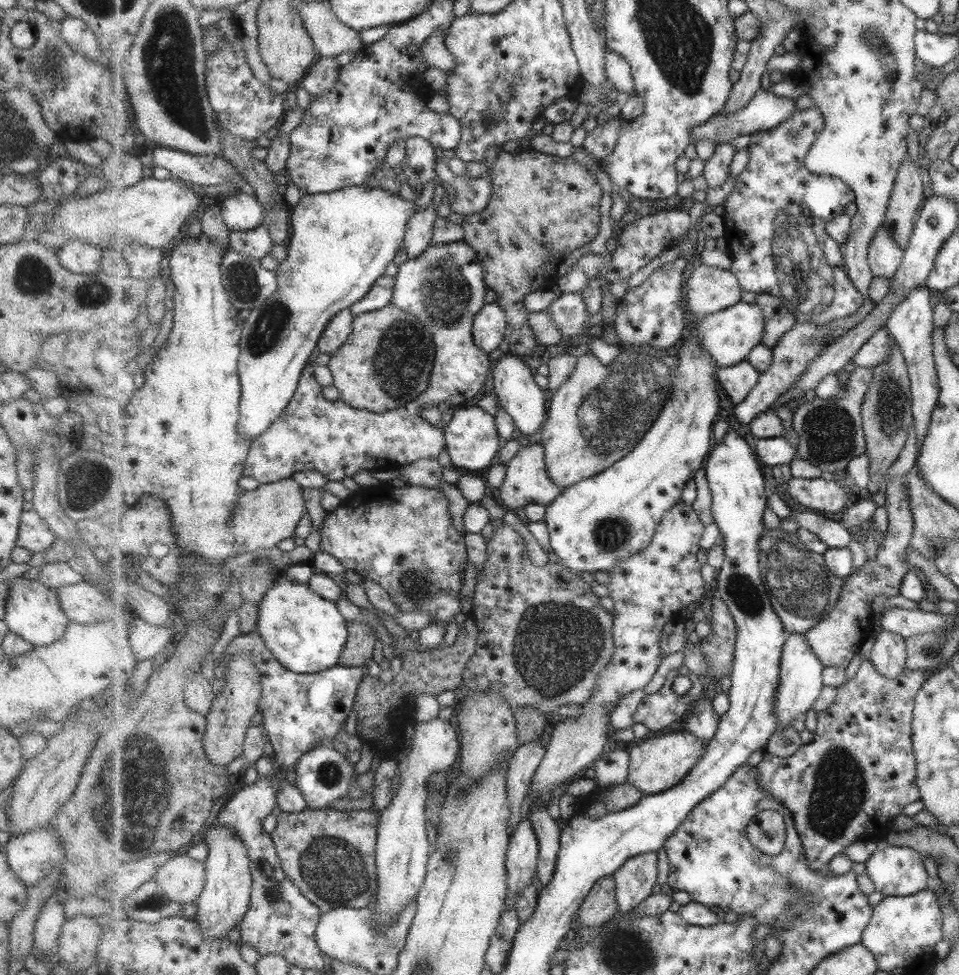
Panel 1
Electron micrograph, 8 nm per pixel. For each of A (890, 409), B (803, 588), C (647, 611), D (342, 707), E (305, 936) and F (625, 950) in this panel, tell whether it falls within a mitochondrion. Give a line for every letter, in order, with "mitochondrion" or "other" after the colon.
A: mitochondrion
B: mitochondrion
C: other
D: other
E: other
F: mitochondrion

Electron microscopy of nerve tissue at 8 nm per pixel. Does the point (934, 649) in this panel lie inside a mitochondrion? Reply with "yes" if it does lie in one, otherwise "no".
yes

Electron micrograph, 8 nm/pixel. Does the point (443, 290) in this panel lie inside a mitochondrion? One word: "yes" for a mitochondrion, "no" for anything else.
yes

